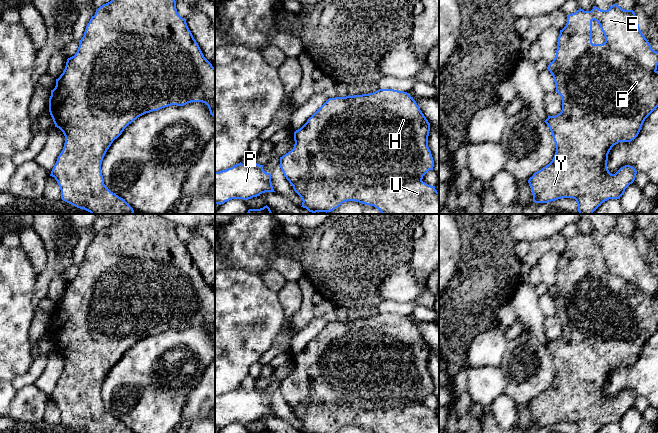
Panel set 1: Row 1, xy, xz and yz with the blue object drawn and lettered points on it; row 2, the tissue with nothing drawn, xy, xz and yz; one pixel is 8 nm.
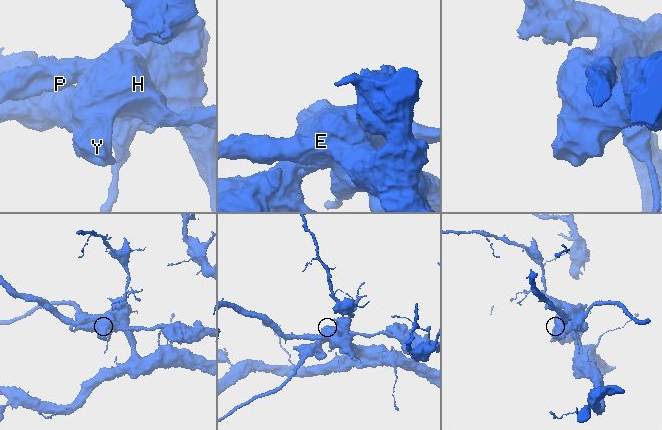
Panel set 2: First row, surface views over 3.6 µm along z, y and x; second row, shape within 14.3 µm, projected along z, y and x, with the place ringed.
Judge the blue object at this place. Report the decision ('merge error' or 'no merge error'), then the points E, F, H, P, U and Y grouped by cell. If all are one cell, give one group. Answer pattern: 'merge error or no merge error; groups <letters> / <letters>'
merge error; groups E P U / F H Y

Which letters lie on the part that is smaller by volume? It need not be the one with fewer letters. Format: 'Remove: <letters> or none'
Remove: F, H, Y

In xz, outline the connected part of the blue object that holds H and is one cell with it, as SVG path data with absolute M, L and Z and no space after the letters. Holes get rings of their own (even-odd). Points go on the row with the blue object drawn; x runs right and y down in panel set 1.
M379 89L373 93L329 98L298 130L294 132L294 147L291 151L280 157L280 168L291 185L299 184L301 181L308 179L323 179L330 181L350 181L354 185L373 185L373 184L392 184L400 183L404 180L422 180L423 176L429 171L433 170L434 160L431 151L428 147L428 136L430 131L430 123L420 110L416 101L407 92L398 91L394 89ZM330 133L332 135L332 159L329 160L325 156L318 155L318 149L314 147L314 136L317 135L317 141L322 145L328 142L324 139L323 134Z

